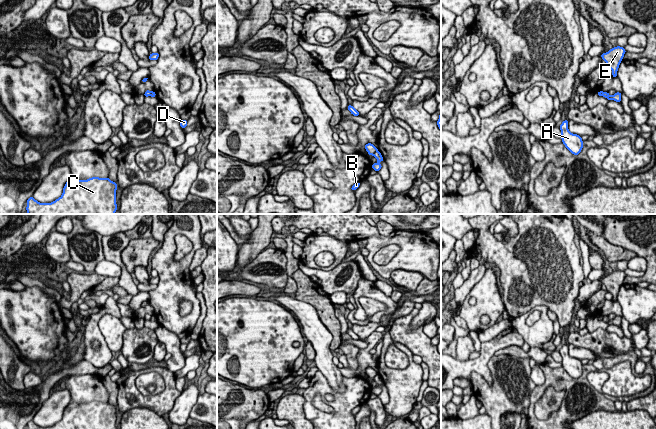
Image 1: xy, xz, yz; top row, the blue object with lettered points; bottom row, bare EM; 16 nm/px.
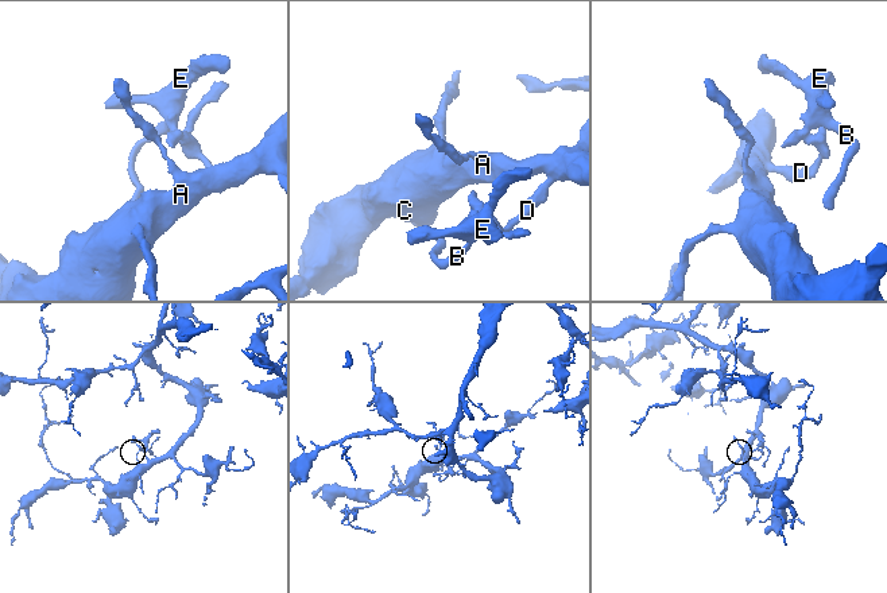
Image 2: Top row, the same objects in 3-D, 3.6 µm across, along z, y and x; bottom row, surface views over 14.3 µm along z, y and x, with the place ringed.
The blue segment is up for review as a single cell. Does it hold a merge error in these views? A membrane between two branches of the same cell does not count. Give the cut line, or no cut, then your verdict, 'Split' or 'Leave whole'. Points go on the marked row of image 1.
Split along xz (377, 149), (373, 155). Split

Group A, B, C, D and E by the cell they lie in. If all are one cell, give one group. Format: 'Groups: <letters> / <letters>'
Groups: A C D / B E

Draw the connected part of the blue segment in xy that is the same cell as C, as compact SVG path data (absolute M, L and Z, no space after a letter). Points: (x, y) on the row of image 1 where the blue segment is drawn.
M92 177L87 180L69 179L62 196L51 203L40 203L29 197L27 200L27 214L115 214L117 183L108 178Z

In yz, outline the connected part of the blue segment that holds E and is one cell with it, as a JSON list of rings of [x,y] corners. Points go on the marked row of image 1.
[[[617,46],[601,54],[602,60],[606,62],[607,67],[613,72],[612,77],[618,77],[617,71],[625,53],[626,50],[624,47]]]

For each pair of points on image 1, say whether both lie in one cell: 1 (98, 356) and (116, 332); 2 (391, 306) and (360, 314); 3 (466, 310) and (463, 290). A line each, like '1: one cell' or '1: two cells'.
1: two cells
2: one cell
3: two cells

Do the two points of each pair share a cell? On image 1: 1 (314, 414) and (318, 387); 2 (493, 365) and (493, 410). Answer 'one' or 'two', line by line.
1: one
2: one

